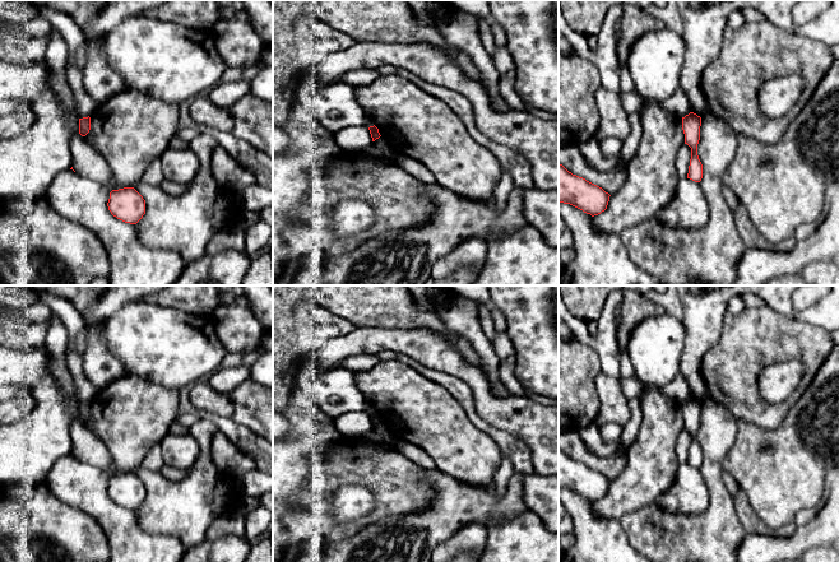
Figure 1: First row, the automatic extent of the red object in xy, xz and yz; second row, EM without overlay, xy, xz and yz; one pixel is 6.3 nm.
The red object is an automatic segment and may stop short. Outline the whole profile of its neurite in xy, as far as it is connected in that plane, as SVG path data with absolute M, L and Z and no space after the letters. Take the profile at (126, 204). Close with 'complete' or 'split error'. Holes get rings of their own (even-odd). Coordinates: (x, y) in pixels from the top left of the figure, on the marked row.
M134 187L112 190L107 206L113 217L130 224L136 224L145 214L145 200Z | complete

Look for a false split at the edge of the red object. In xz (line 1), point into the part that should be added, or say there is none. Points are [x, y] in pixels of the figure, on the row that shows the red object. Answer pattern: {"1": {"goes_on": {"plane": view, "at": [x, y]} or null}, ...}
{"1": {"goes_on": null}}

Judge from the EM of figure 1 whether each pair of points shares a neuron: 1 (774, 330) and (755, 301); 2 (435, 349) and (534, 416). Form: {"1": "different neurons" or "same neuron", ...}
{"1": "different neurons", "2": "same neuron"}

